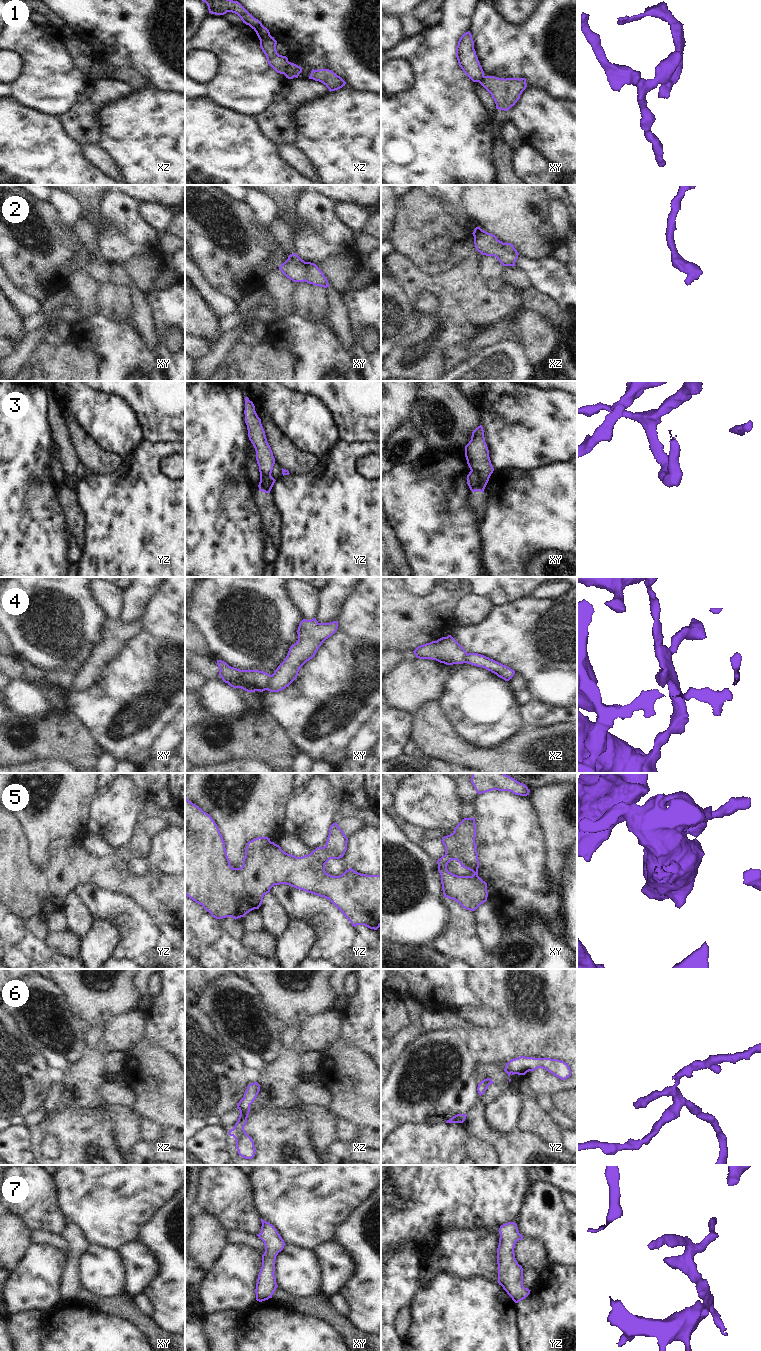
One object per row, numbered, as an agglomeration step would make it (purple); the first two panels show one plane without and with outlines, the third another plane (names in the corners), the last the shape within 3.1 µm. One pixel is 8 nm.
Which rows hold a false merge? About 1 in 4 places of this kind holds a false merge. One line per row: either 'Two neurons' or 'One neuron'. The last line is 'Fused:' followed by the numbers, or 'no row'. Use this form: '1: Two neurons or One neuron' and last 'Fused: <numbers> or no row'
1: Two neurons
2: One neuron
3: Two neurons
4: Two neurons
5: One neuron
6: One neuron
7: One neuron
Fused: 1, 3, 4.

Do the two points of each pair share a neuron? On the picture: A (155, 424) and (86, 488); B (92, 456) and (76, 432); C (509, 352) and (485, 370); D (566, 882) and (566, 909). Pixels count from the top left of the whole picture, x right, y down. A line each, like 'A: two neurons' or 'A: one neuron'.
A: two neurons
B: one neuron
C: one neuron
D: one neuron

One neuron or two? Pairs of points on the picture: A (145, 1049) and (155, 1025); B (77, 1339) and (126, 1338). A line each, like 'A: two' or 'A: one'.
A: two
B: one

